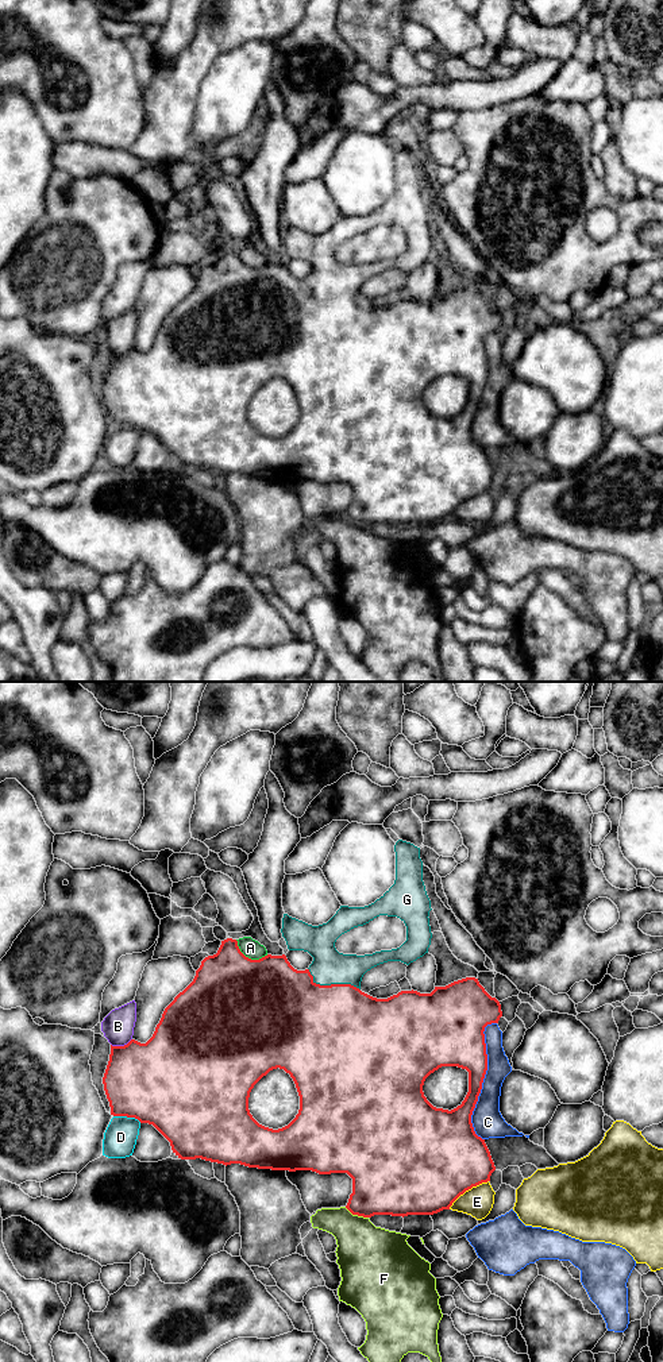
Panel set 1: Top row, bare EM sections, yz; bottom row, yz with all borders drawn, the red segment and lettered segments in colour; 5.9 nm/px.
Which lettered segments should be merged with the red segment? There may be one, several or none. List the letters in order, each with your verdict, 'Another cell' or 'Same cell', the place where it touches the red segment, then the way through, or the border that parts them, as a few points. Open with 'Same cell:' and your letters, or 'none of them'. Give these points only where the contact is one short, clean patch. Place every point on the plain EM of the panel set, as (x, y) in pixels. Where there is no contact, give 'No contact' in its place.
Same cell: G
A: Another cell. Touches red at yz (247, 266)
B: Another cell. Touches red at yz (120, 355)
C: Another cell. Touches red at yz (484, 386)
D: Another cell. Touches red at yz (127, 425)
E: Another cell. Touches red at yz (467, 498)
F: Another cell. Touches red at yz (357, 523)
G: Same cell. Touches red at yz (331, 293)

